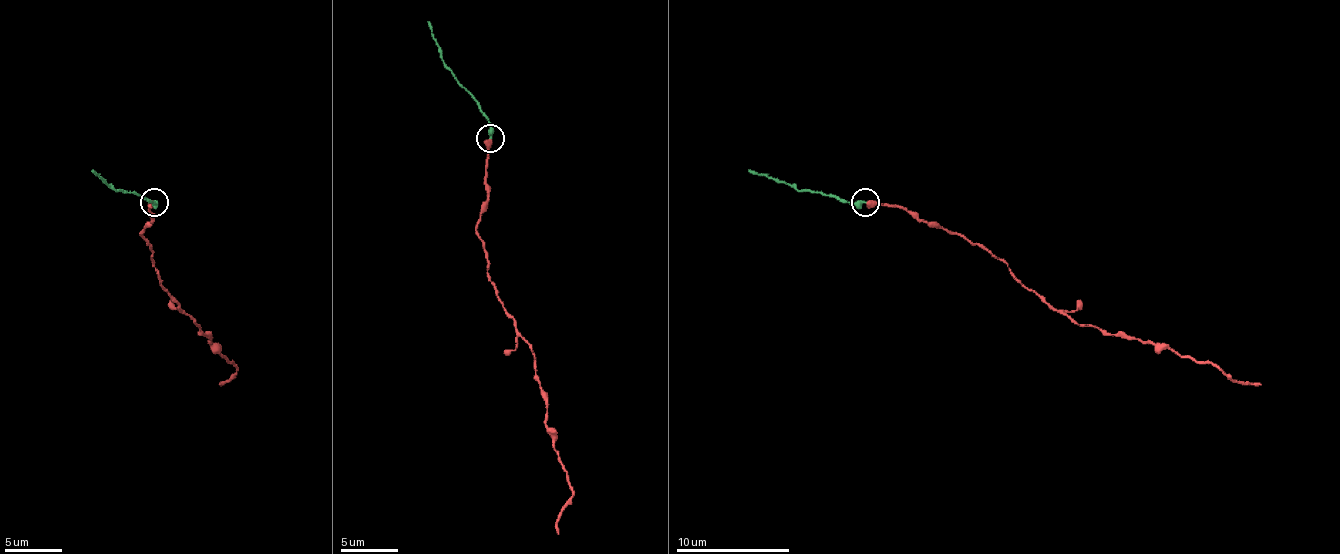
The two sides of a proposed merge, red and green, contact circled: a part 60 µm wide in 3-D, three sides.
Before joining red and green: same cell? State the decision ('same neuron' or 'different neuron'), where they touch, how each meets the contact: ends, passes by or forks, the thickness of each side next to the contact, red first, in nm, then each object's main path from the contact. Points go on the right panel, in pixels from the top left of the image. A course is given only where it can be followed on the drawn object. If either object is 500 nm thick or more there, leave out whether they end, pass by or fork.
same neuron; at (865, 202); red ends there; green ends there; 440 nm thick on the red side, 340 nm on the other; red runs (866, 203), (903, 206), (920, 220), (988, 248), (1079, 325), (1153, 342), (1219, 368), (1238, 382), (1261, 385); green runs (866, 203), (843, 203), (817, 191), (798, 191), (749, 169)

